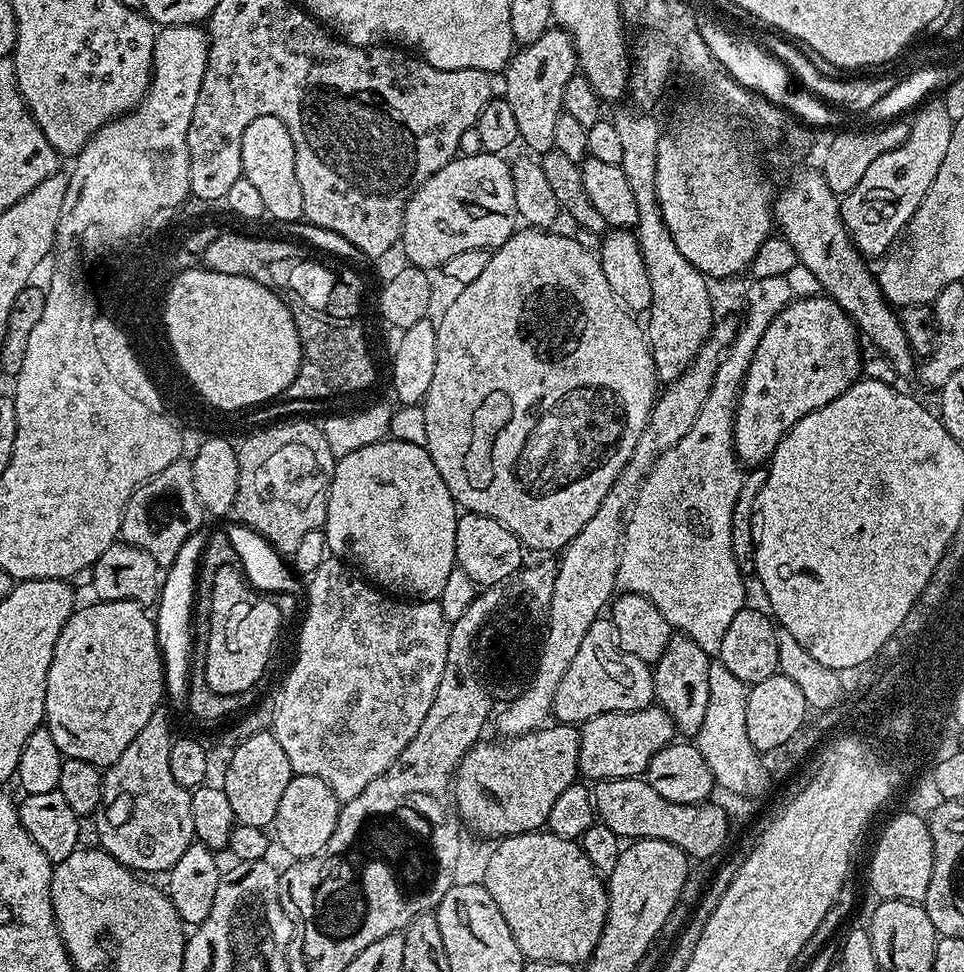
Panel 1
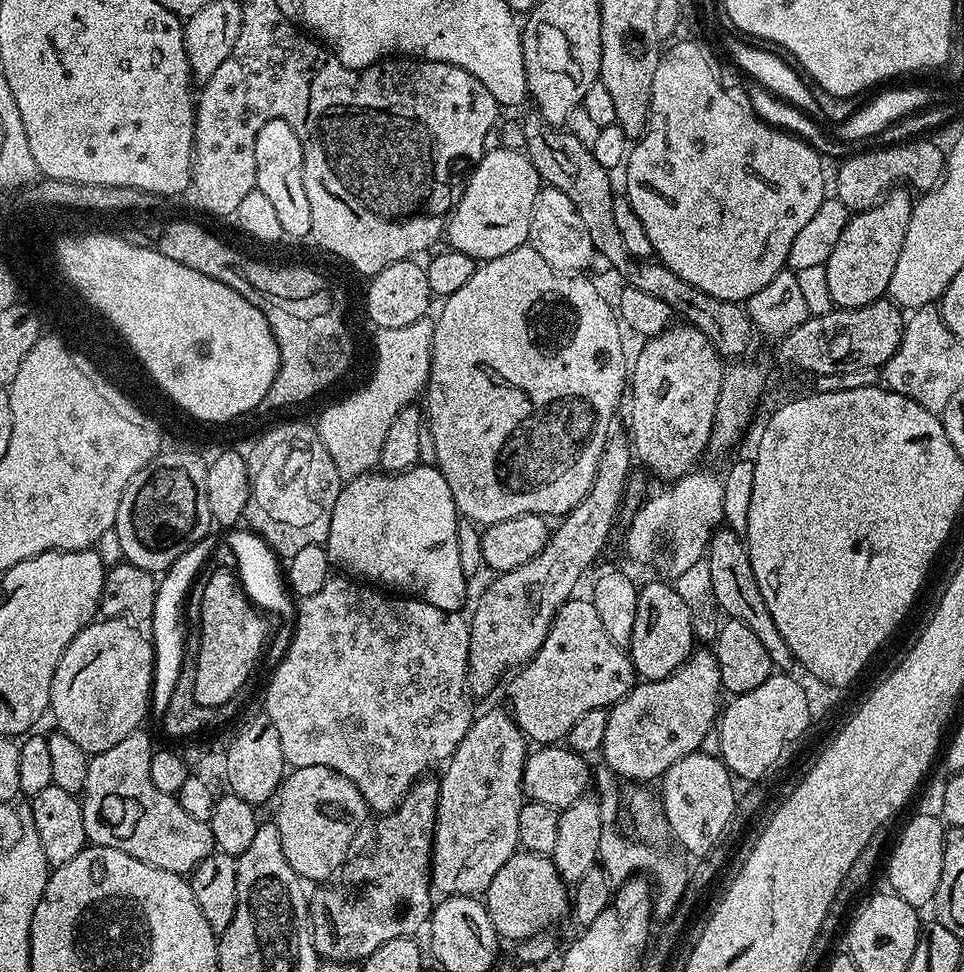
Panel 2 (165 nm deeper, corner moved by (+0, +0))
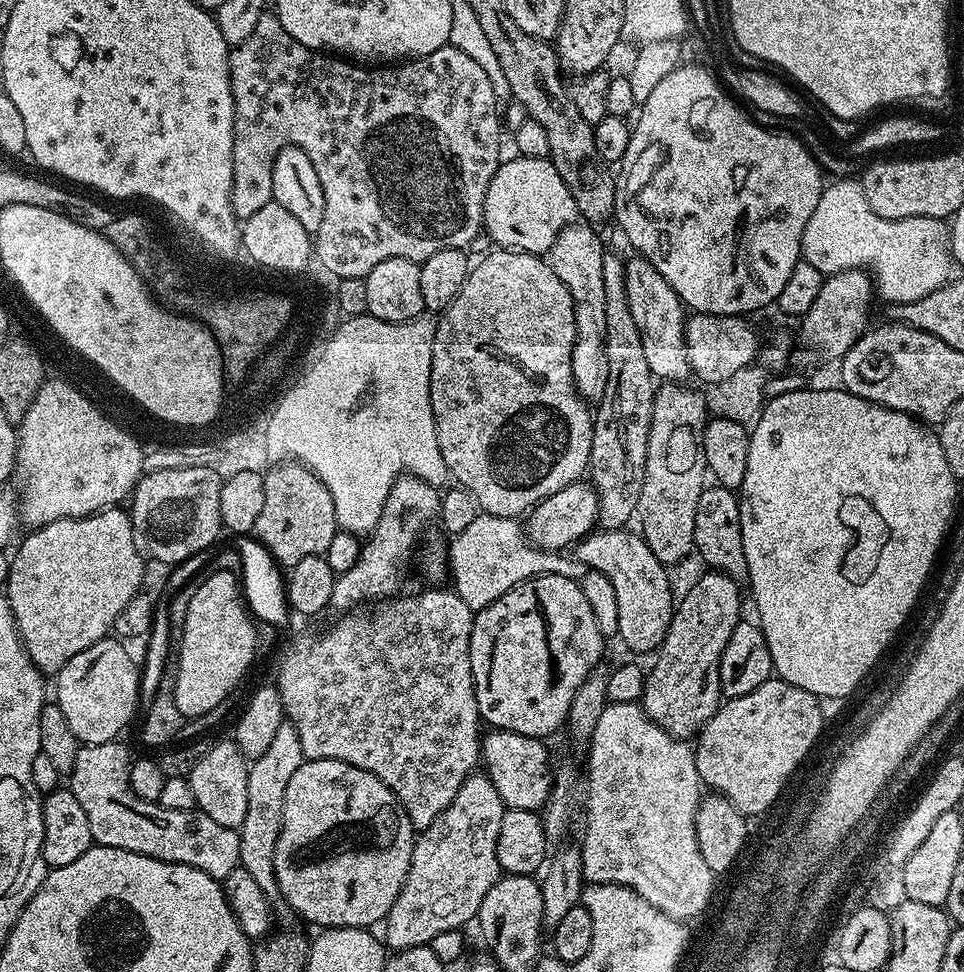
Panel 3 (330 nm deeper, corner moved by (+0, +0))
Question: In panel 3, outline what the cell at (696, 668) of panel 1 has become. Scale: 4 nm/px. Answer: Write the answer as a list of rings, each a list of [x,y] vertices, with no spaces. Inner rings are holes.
[[[610,528],[601,531],[601,536],[589,534],[579,541],[574,548],[575,559],[581,560],[583,564],[594,572],[606,574],[614,586],[614,595],[618,598],[618,630],[616,636],[632,652],[655,653],[660,643],[666,638],[670,630],[670,622],[674,611],[674,596],[672,600],[672,584],[668,581],[669,569],[658,558],[654,558],[654,550],[646,546],[643,536],[635,531]]]

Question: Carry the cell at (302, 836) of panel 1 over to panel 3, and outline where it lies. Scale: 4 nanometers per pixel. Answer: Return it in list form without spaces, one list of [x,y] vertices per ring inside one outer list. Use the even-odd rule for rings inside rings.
[[[305,760],[286,786],[282,830],[274,846],[274,870],[281,897],[299,919],[301,916],[320,924],[321,929],[371,929],[387,916],[406,882],[417,835],[404,805],[386,782],[346,762]]]

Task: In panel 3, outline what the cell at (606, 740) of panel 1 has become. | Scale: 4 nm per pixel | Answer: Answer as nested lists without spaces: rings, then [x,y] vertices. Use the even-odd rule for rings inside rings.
[[[704,570],[693,582],[692,589],[681,600],[679,597],[670,630],[655,653],[656,665],[647,669],[643,710],[653,722],[662,726],[662,730],[678,740],[687,741],[695,737],[722,703],[722,650],[726,650],[726,642],[730,642],[734,626],[742,619],[740,587],[737,581],[726,574]]]

